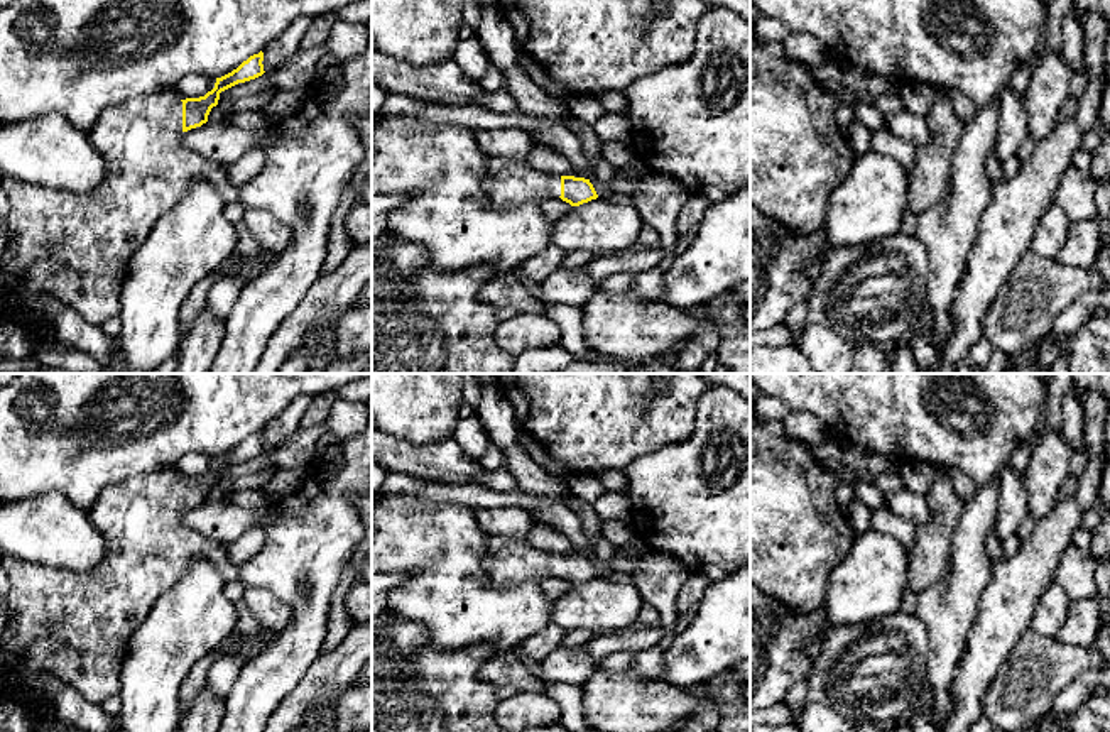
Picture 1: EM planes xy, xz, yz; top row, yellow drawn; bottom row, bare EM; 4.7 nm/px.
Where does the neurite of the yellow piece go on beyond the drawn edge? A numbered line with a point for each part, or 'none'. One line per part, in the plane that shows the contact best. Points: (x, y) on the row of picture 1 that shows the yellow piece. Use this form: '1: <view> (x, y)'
1: xy (73, 245)

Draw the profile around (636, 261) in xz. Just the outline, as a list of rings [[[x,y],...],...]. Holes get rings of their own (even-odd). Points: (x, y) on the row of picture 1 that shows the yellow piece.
[[[696,230],[679,235],[672,250],[664,249],[640,249],[632,247],[610,255],[596,257],[588,267],[590,279],[600,286],[607,277],[620,272],[630,272],[635,276],[644,274],[645,270],[657,267],[666,257],[681,255],[694,240]]]

